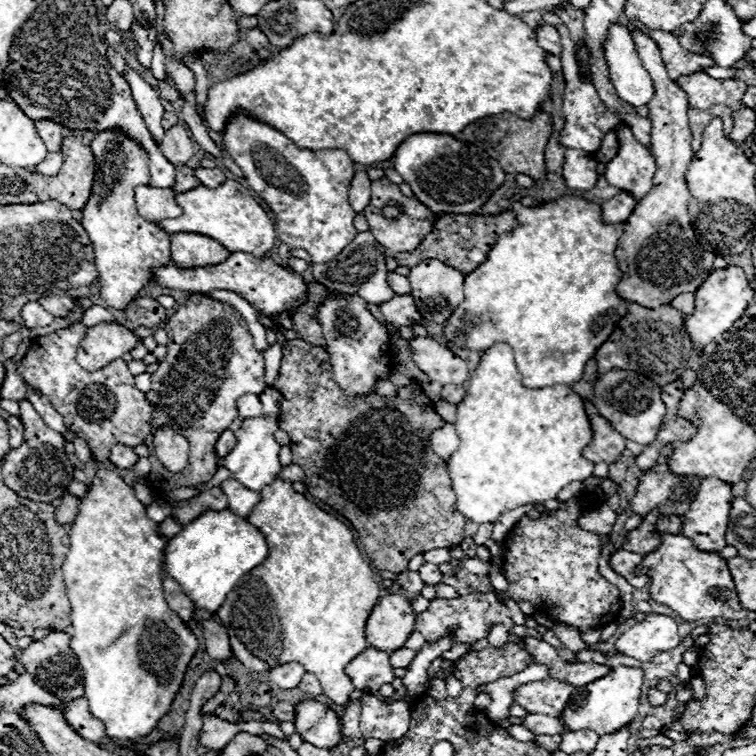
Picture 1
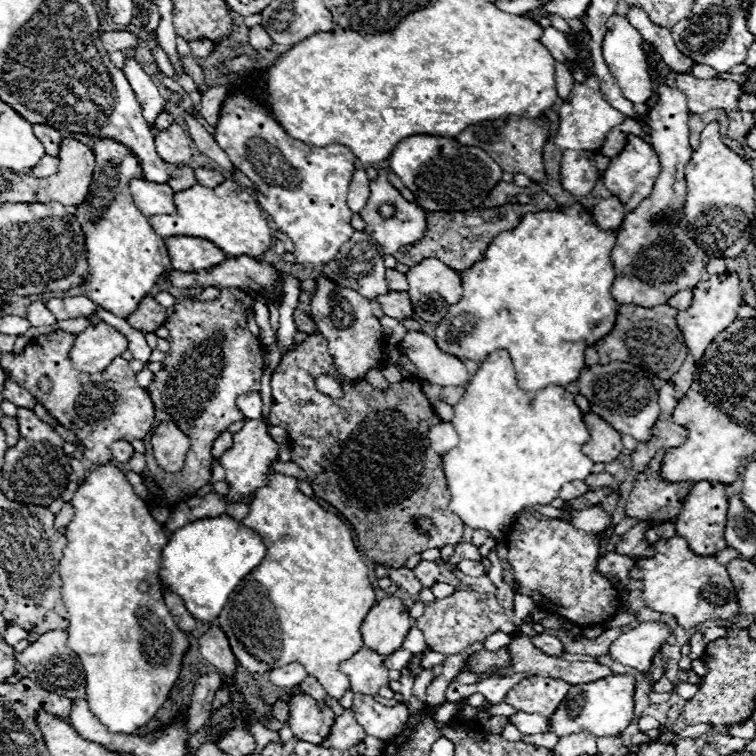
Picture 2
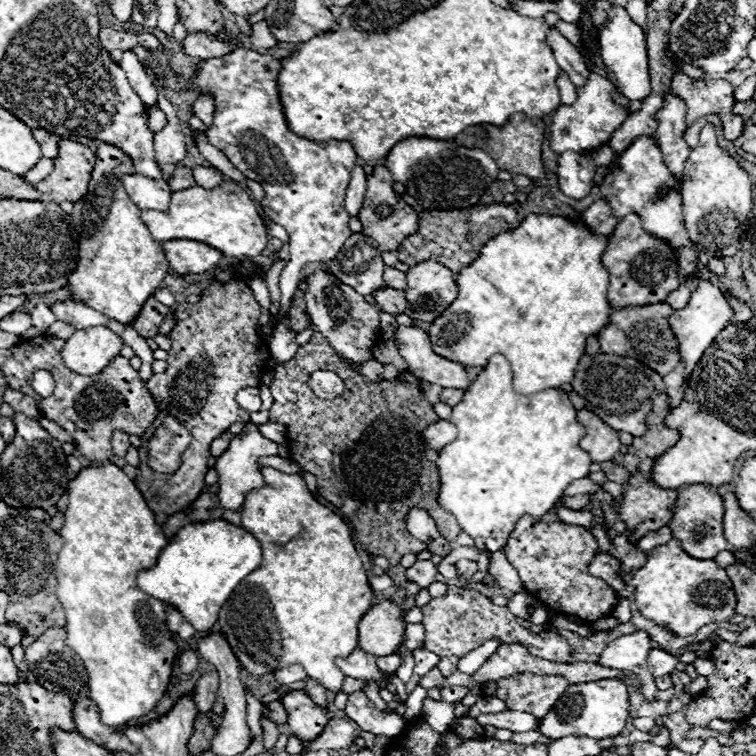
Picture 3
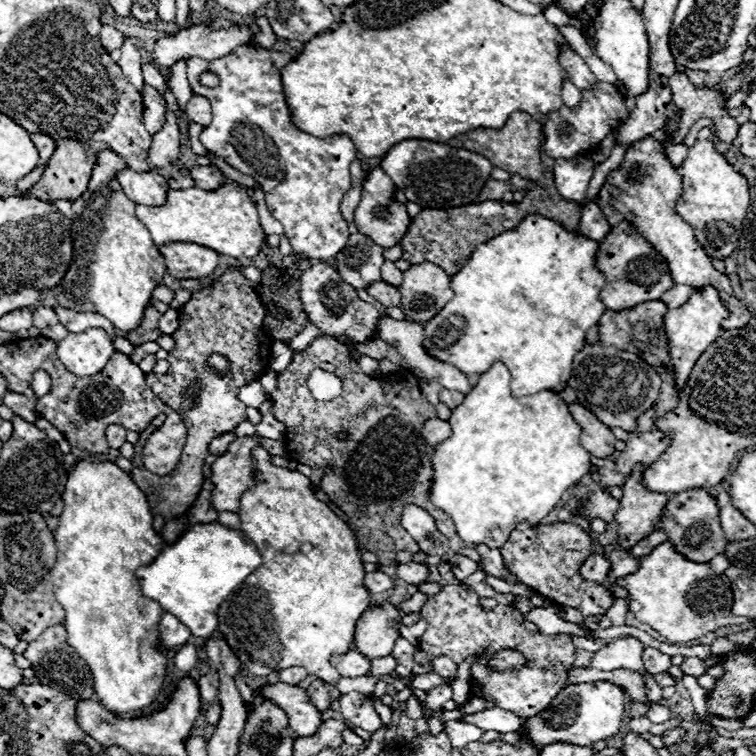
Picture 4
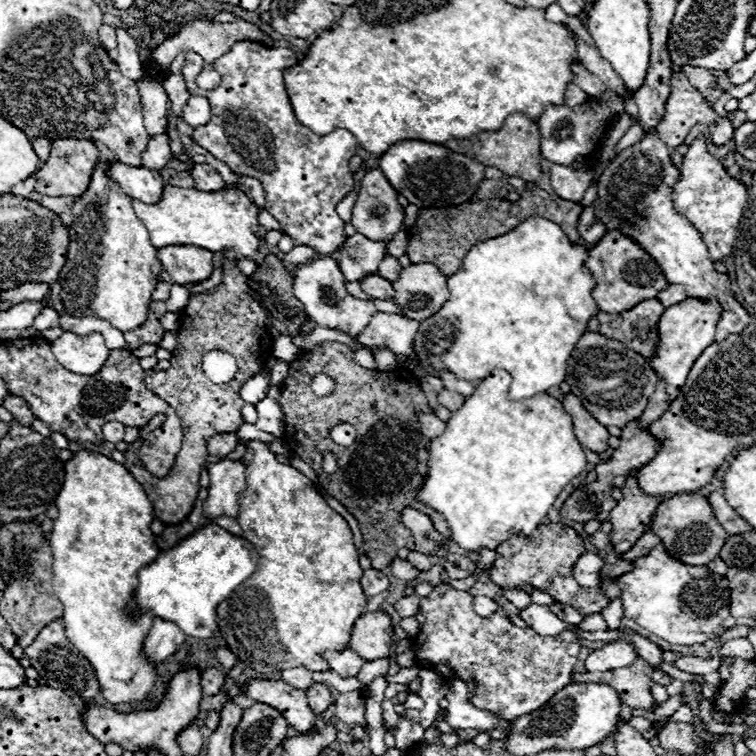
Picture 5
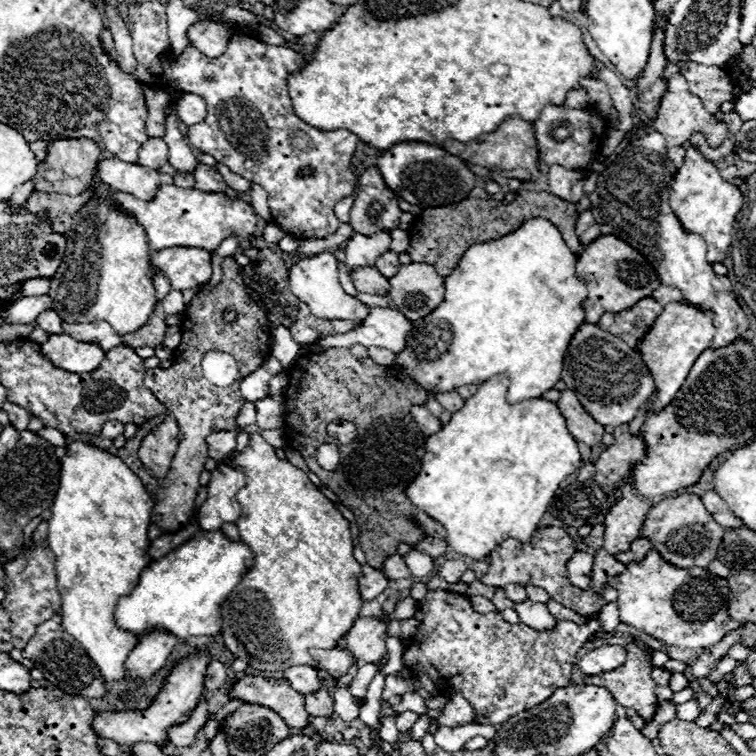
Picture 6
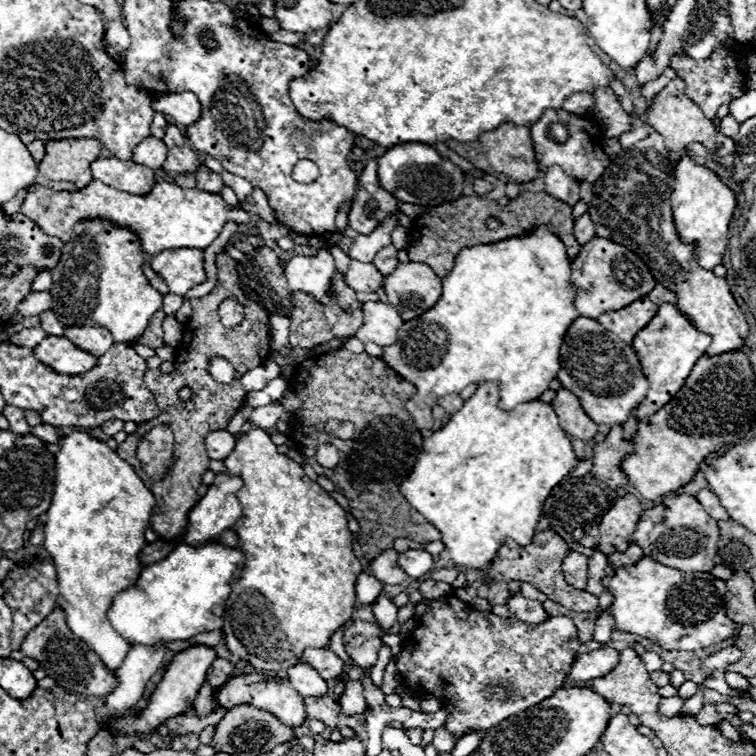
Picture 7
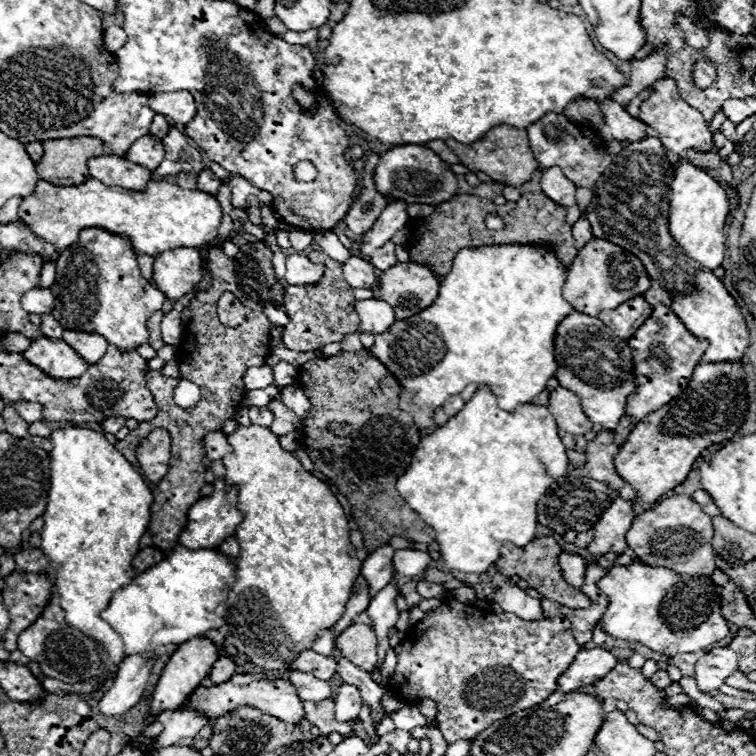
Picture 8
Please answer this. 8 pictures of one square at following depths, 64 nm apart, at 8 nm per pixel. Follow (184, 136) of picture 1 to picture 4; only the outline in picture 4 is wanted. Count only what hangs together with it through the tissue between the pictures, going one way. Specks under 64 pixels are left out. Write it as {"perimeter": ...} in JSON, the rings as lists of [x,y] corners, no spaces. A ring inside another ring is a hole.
{"perimeter":[[[150,63],[142,65],[142,74],[144,81],[153,86],[164,98],[167,86],[165,84],[165,78],[160,72]],[[166,110],[166,124],[160,132],[152,136],[152,146],[148,152],[148,164],[154,168],[164,168],[180,158],[180,128],[176,122],[176,114]]]}

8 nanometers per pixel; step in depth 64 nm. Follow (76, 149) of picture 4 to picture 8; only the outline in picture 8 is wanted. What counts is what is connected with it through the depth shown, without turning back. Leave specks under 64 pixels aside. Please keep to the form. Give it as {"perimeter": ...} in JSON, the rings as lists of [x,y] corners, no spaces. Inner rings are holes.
{"perimeter":[[[61,138],[46,140],[44,156],[36,164],[38,178],[54,186],[78,186],[90,178],[88,158],[100,156],[104,150],[98,138]]]}

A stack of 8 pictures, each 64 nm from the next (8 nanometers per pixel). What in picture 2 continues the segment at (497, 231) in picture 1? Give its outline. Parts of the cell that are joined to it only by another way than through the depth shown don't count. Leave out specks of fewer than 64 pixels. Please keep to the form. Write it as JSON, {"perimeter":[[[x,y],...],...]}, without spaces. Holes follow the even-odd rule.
{"perimeter":[[[538,192],[530,204],[506,204],[494,210],[472,210],[472,212],[428,212],[428,232],[422,236],[420,242],[414,246],[406,246],[400,252],[394,254],[394,258],[400,264],[406,266],[416,266],[424,258],[438,258],[440,262],[448,264],[456,272],[464,272],[472,268],[476,262],[480,262],[486,254],[488,244],[506,230],[512,230],[518,226],[520,218],[524,212],[540,212],[540,210],[558,210],[560,204],[552,200],[546,192]]]}

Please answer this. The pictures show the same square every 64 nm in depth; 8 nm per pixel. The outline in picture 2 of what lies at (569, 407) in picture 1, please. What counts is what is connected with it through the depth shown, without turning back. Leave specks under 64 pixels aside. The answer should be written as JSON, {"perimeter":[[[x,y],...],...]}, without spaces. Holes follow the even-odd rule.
{"perimeter":[[[508,350],[490,352],[468,382],[466,394],[454,406],[452,424],[460,442],[456,448],[442,456],[444,476],[452,494],[450,510],[474,530],[484,528],[490,532],[490,536],[498,536],[502,532],[502,538],[498,540],[502,542],[522,508],[534,504],[546,506],[558,496],[566,482],[584,480],[588,474],[592,474],[594,462],[582,454],[582,444],[590,440],[590,432],[582,416],[582,410],[574,402],[574,394],[570,394],[564,386],[548,386],[540,392],[524,392],[518,388],[516,370]]]}

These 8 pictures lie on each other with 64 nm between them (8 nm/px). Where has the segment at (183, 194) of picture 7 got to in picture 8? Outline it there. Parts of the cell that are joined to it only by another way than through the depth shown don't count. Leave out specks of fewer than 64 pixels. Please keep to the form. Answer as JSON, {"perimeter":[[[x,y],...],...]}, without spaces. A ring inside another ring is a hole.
{"perimeter":[[[88,178],[80,186],[52,186],[48,182],[38,182],[32,196],[26,196],[20,204],[18,218],[30,226],[40,238],[52,242],[58,250],[64,250],[78,242],[78,230],[80,228],[106,228],[108,232],[128,236],[132,240],[132,246],[140,254],[158,256],[160,252],[174,250],[174,248],[200,248],[208,242],[212,242],[218,234],[218,226],[222,222],[222,208],[216,196],[208,196],[200,190],[188,192],[180,188],[178,184],[170,182],[150,182],[144,192],[132,192],[122,190],[118,186],[106,186],[100,180]]]}

